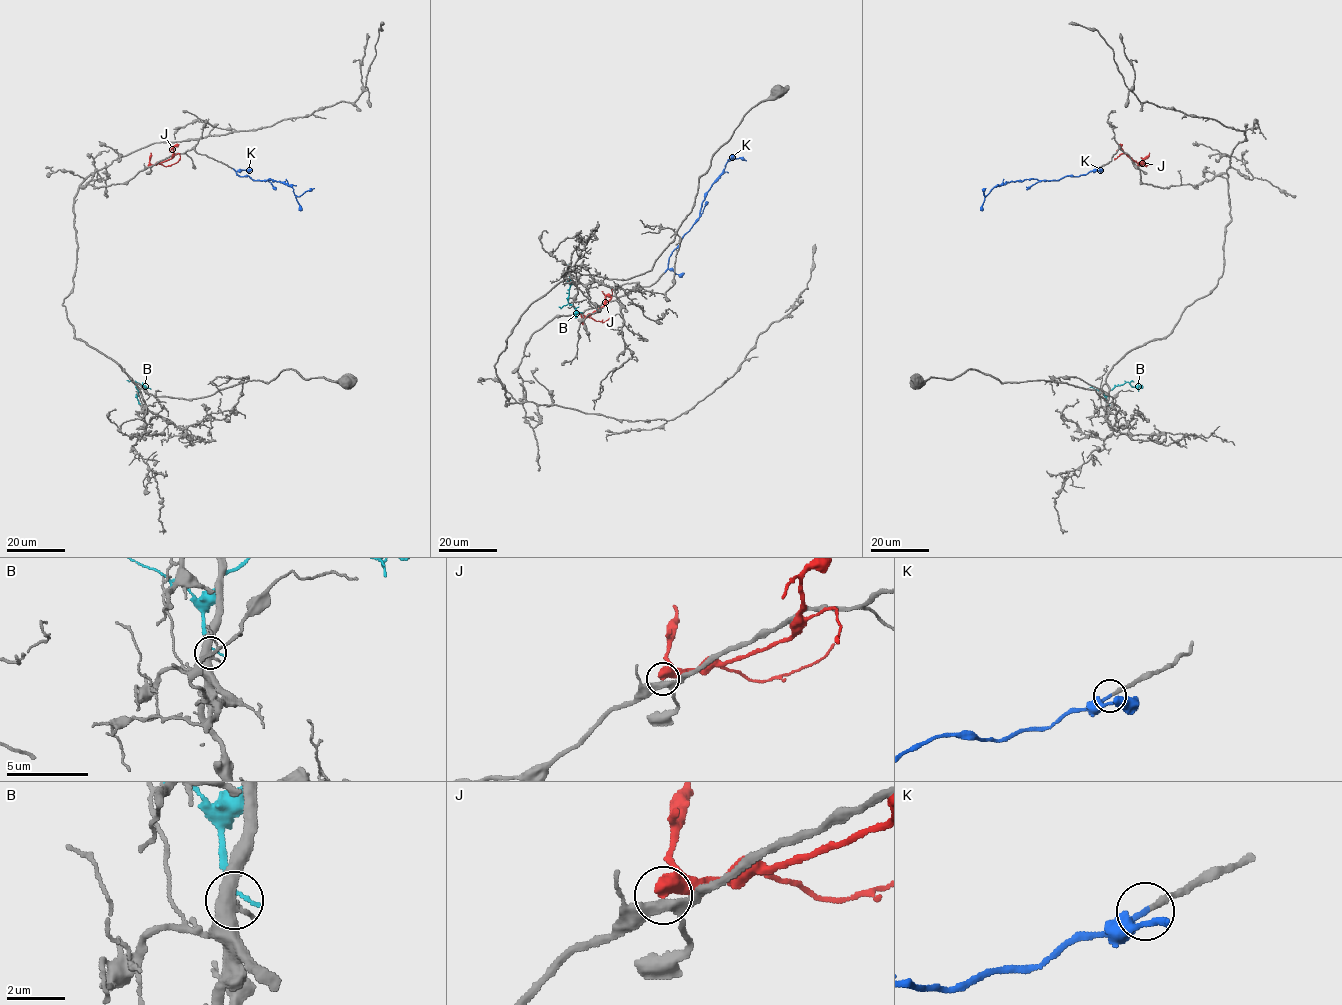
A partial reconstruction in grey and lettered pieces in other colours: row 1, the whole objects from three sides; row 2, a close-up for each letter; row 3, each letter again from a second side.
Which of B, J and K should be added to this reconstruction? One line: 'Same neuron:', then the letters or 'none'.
Same neuron: K

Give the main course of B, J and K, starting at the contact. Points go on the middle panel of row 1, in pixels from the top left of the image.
B: (573, 282), (569, 281), (568, 301), (577, 317)
J: (581, 313), (588, 317), (603, 306), (611, 297), (612, 289)
K: (665, 272), (672, 251), (699, 217), (705, 194), (725, 164), (733, 159), (746, 160)

